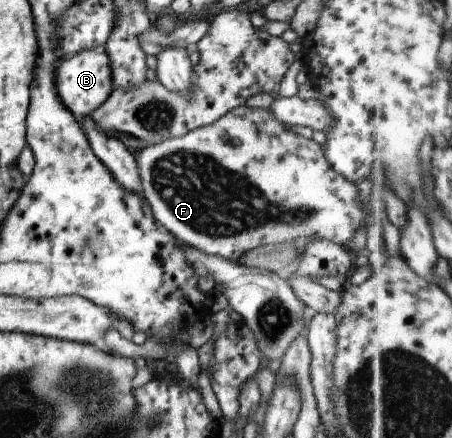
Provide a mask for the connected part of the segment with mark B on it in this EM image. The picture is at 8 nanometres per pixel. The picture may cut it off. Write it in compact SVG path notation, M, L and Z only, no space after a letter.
M104 45L93 49L81 49L72 56L62 58L55 68L55 91L59 101L73 117L86 117L96 110L112 92L109 59Z

